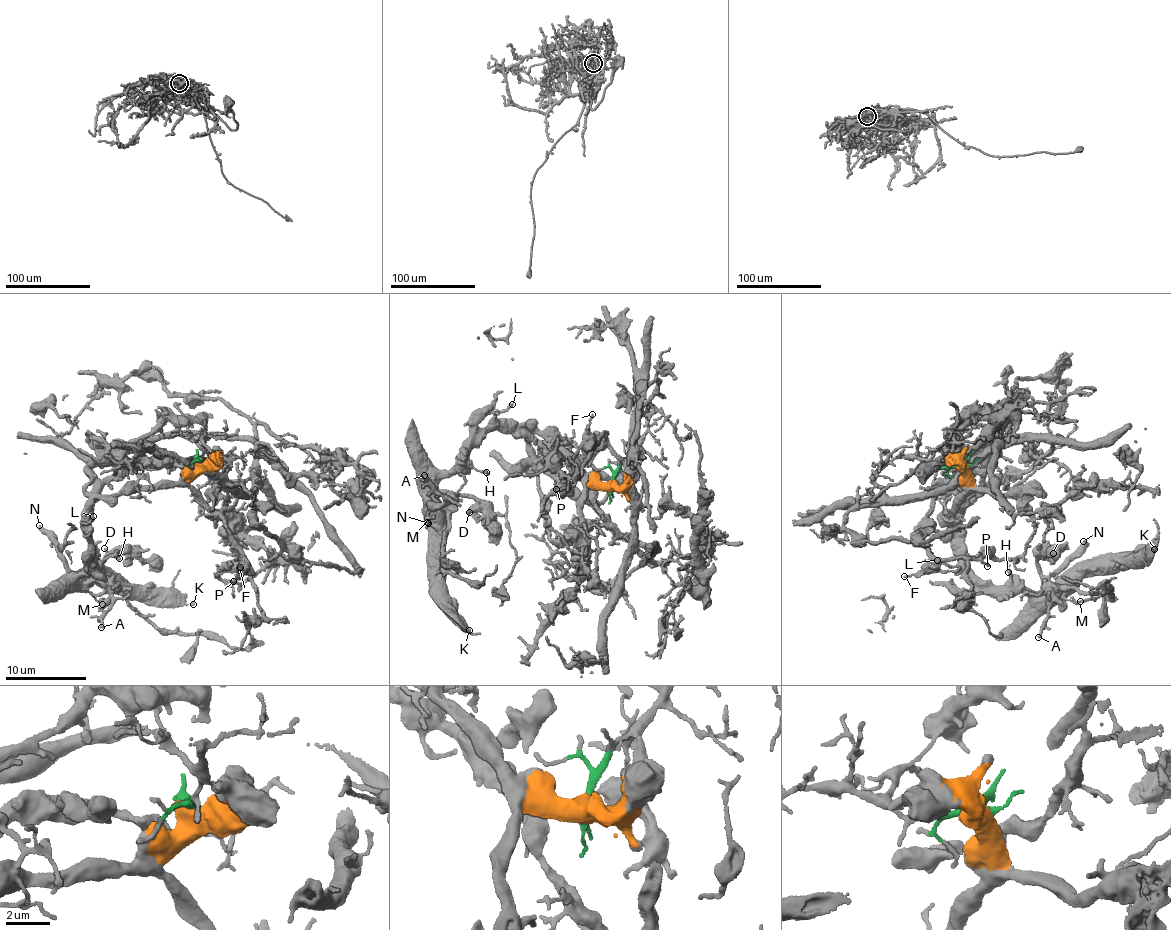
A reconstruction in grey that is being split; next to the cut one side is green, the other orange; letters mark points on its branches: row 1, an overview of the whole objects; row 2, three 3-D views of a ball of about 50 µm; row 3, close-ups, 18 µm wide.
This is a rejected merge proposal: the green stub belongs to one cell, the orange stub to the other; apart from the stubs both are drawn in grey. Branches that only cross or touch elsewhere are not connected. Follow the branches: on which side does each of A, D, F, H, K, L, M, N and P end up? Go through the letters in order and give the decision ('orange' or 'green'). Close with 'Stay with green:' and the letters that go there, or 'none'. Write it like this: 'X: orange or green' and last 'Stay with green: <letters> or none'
A: orange
D: orange
F: green
H: orange
K: orange
L: orange
M: orange
N: orange
P: green
Stay with green: F, P

